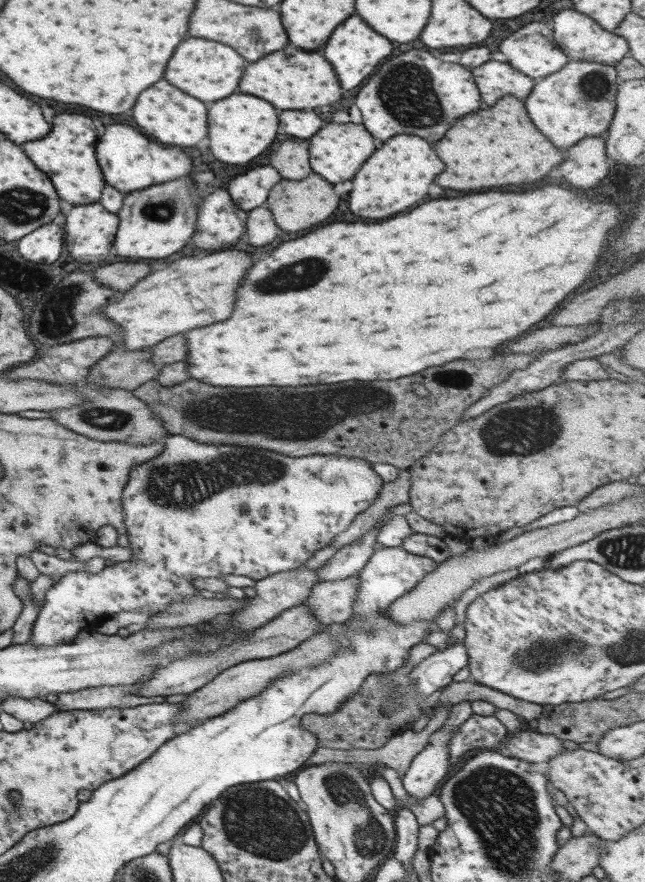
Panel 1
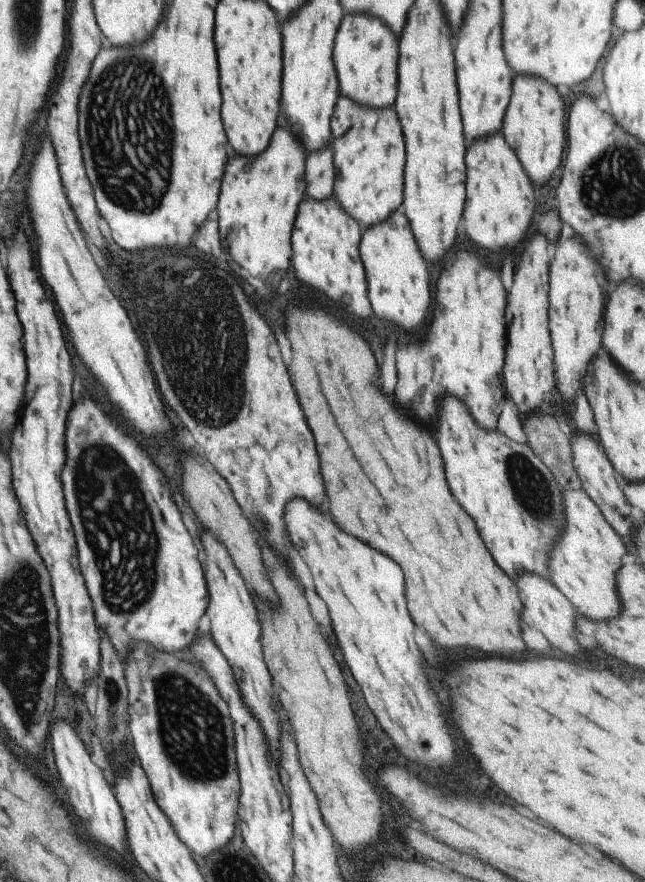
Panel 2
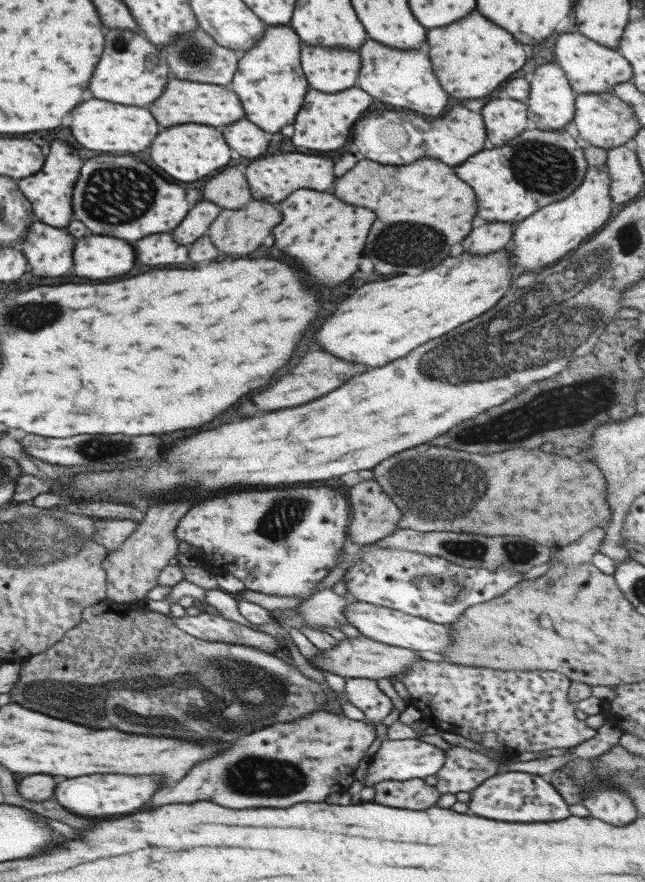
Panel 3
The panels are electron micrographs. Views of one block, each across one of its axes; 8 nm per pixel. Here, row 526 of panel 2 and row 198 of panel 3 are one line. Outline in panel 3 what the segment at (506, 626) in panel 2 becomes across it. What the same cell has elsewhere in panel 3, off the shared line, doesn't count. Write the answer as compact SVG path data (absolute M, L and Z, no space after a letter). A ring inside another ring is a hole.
M421 158L407 166L381 166L377 162L359 160L347 174L337 178L333 194L341 202L351 202L353 206L363 206L375 212L375 222L369 230L365 242L365 256L373 262L373 268L381 274L419 274L435 264L439 264L449 248L465 238L471 230L471 220L475 216L475 196L473 190L461 182L449 166L435 158Z

